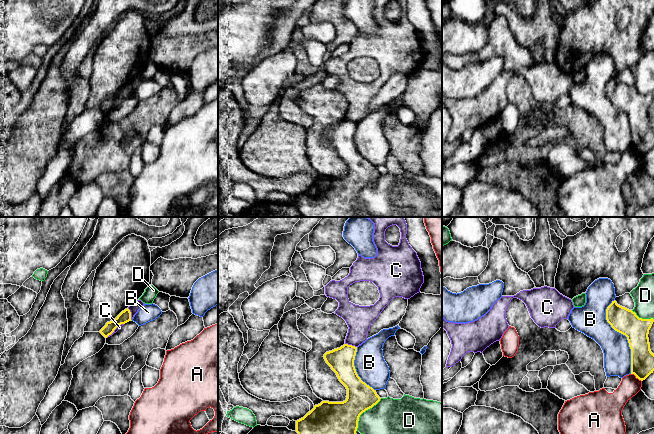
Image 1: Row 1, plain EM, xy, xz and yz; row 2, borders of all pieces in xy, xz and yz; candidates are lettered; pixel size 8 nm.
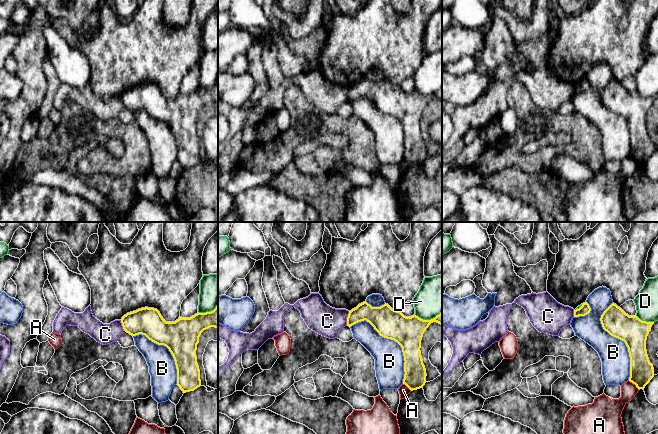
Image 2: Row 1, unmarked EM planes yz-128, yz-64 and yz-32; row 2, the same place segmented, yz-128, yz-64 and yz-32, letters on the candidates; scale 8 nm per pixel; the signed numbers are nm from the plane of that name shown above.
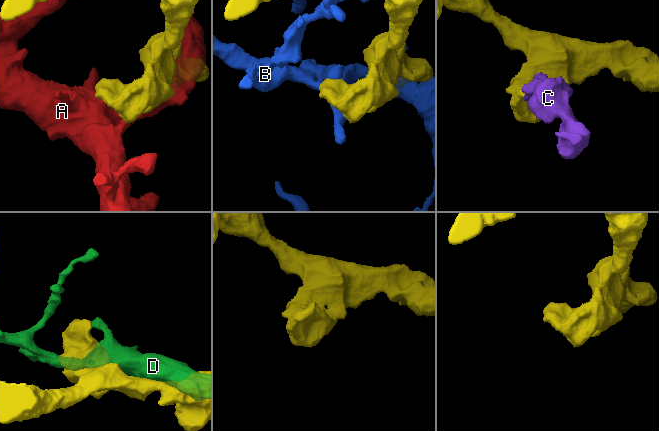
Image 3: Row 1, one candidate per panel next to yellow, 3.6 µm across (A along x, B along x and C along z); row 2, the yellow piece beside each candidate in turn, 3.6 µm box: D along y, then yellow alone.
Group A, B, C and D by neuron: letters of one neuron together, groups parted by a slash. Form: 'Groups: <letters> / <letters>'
Groups: A / B / C / D

